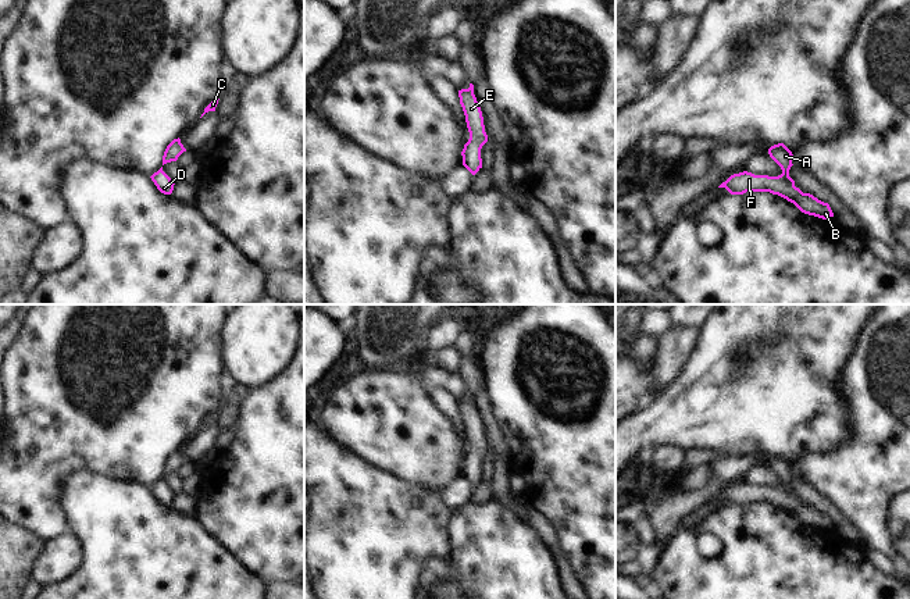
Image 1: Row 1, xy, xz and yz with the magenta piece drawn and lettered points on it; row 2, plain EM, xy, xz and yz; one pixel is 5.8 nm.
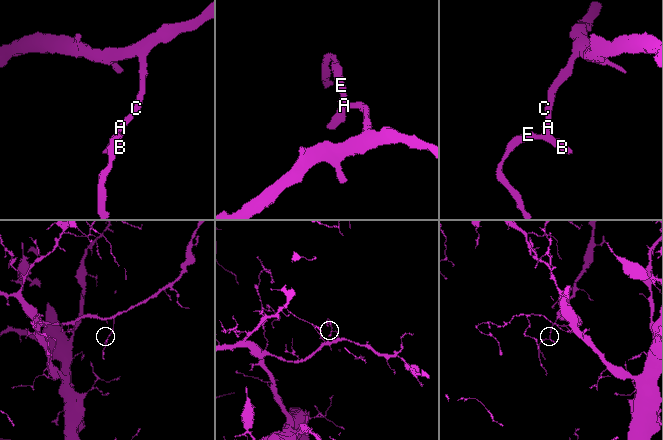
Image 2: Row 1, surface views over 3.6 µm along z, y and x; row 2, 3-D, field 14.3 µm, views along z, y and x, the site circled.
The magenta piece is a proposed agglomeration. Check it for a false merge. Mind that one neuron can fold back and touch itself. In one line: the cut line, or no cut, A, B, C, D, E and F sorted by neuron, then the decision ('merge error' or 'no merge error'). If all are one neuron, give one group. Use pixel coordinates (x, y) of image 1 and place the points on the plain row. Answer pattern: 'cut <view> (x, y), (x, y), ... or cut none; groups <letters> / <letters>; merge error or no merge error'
cut none; groups A B C D E F; no merge error

